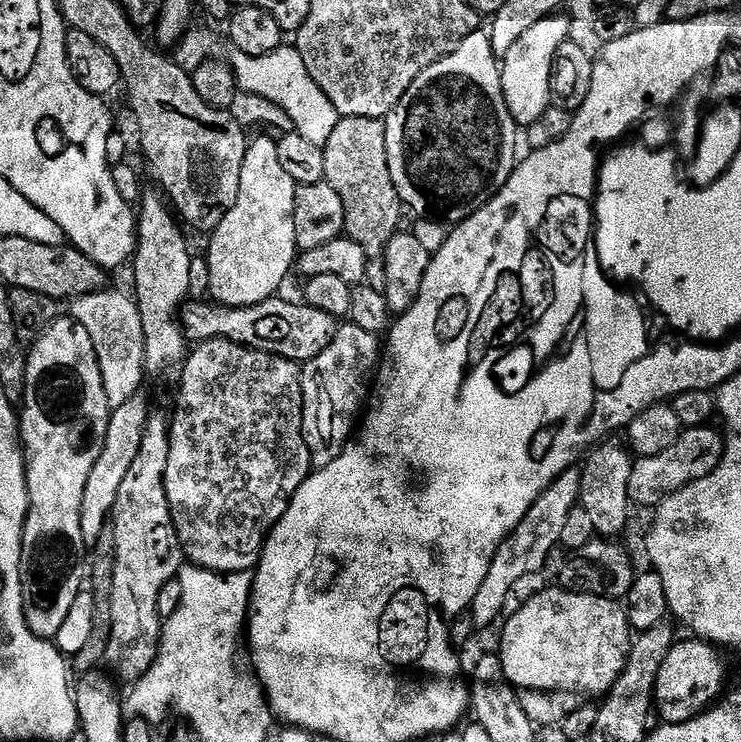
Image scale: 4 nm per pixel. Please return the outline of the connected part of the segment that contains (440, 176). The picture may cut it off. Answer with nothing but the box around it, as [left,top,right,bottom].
[384,30,518,226]

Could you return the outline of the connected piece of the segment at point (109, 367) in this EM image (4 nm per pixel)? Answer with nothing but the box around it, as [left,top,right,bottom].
[70,290,146,408]

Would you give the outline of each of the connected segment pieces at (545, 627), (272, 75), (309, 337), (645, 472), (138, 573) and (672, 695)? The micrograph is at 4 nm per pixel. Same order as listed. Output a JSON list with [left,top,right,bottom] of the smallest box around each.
[[498,586,634,726],[230,46,342,148],[179,296,339,364],[630,426,725,510],[105,411,186,682],[654,638,724,724]]

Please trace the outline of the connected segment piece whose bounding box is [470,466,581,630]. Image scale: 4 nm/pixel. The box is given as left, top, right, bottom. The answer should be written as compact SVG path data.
M577 467L564 471L539 496L538 502L530 508L526 518L516 527L515 531L500 544L496 551L494 562L478 594L472 603L470 614L478 630L493 624L494 620L503 612L506 602L514 586L526 576L530 576L542 569L552 550L559 547L563 527L566 526L567 515L570 510L579 505L581 492L581 474Z

